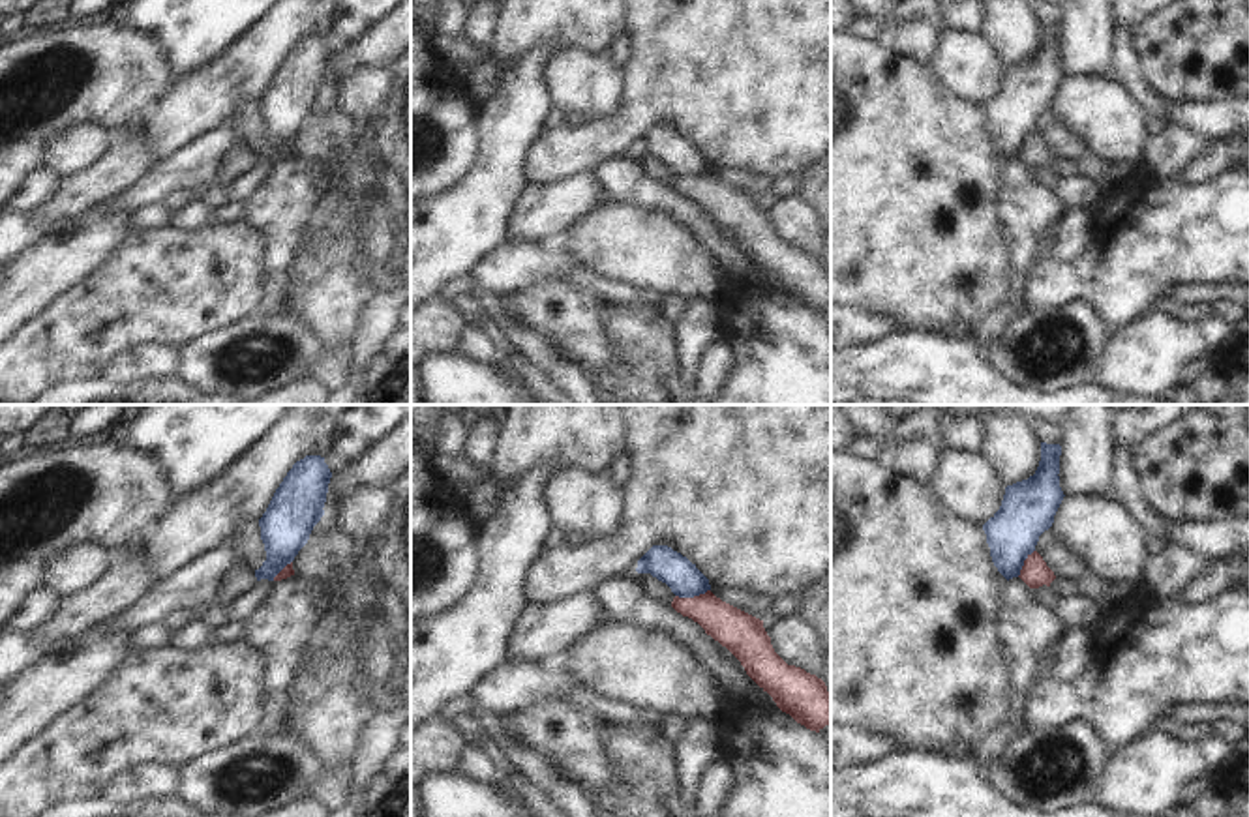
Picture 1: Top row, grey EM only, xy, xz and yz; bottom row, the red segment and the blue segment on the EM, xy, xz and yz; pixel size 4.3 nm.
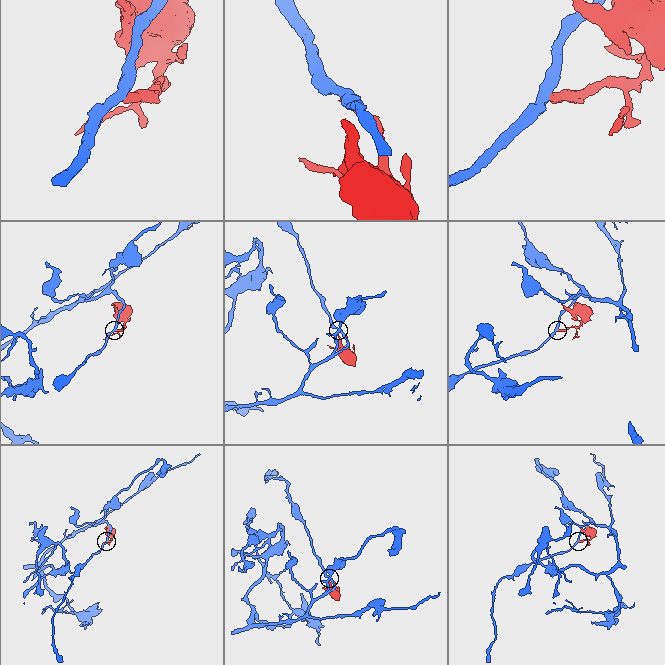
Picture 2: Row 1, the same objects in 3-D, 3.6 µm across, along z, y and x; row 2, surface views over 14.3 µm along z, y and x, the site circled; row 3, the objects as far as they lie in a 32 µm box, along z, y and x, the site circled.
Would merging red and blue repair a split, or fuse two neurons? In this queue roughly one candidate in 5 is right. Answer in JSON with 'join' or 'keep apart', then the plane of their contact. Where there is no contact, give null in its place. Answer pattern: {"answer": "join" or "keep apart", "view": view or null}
{"answer": "keep apart", "view": "xz"}

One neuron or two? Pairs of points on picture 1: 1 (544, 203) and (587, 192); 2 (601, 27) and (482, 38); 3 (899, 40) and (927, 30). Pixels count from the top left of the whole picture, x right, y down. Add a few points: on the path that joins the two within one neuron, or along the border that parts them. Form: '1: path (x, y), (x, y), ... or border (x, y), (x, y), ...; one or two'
1: path (556, 203), (565, 203), (576, 195); one
2: border (497, 19), (492, 42), (486, 47); two
3: path (906, 40), (919, 38); one

